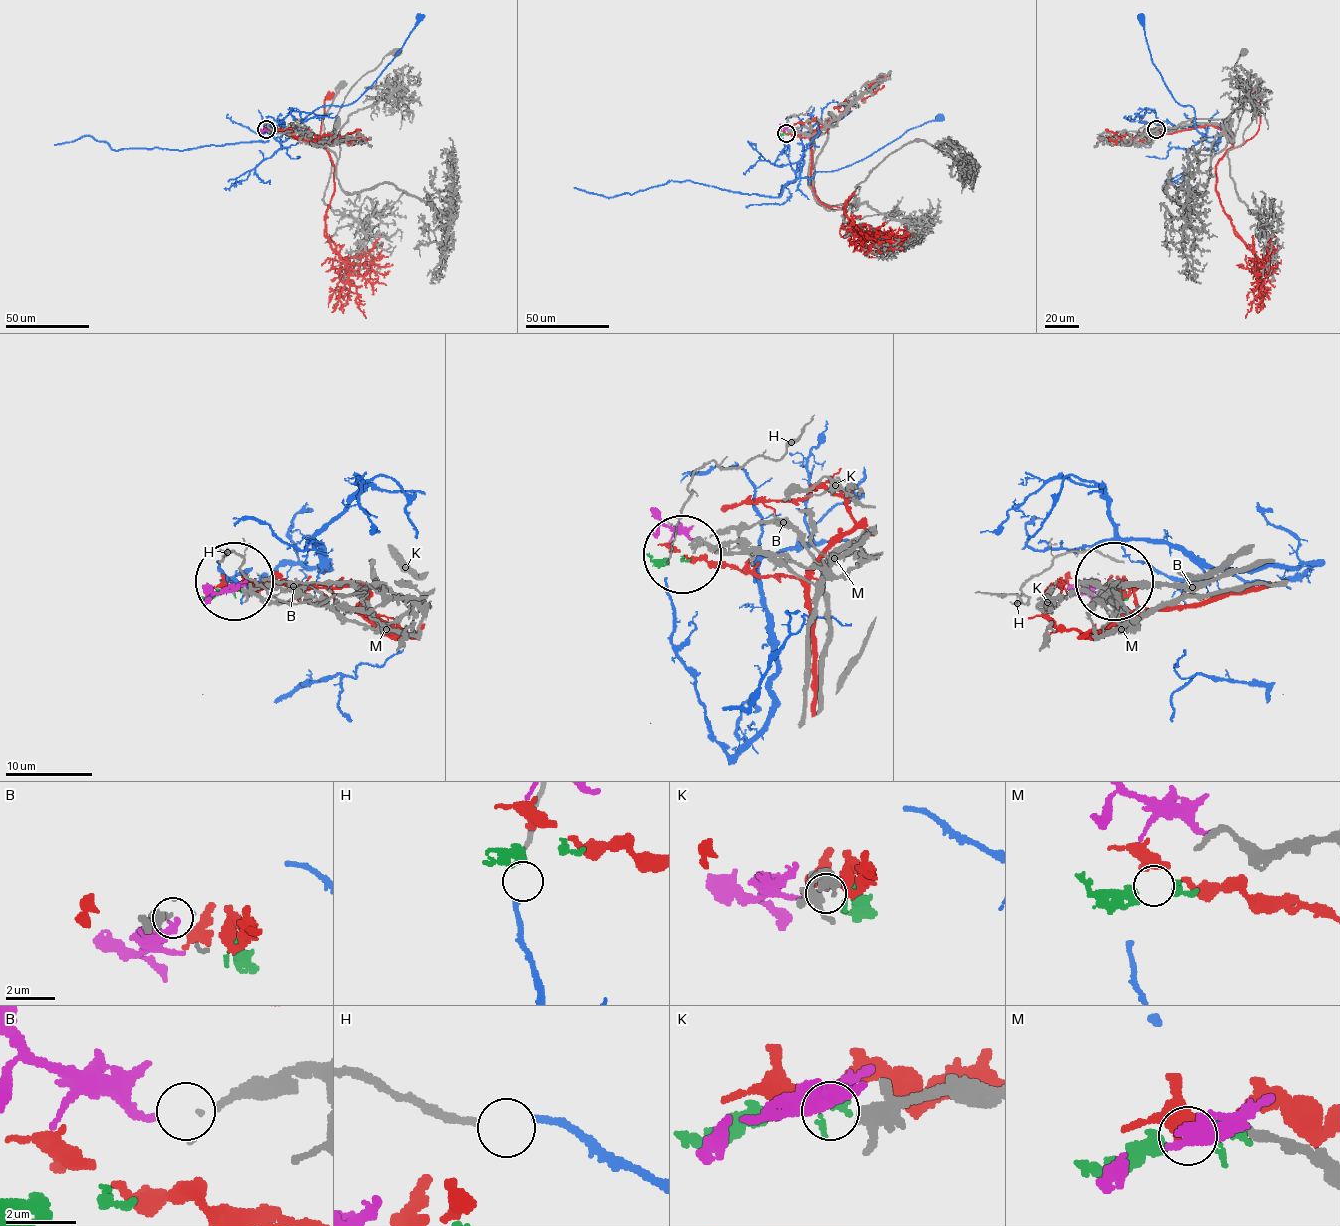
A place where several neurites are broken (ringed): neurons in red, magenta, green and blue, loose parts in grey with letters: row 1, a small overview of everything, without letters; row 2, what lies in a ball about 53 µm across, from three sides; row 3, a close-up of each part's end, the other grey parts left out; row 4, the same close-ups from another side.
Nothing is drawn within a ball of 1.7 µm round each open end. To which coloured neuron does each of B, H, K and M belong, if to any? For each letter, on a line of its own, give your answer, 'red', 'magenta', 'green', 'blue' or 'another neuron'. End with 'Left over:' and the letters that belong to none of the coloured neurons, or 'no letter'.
B: magenta
H: blue
K: another neuron
M: green
Left over: K

